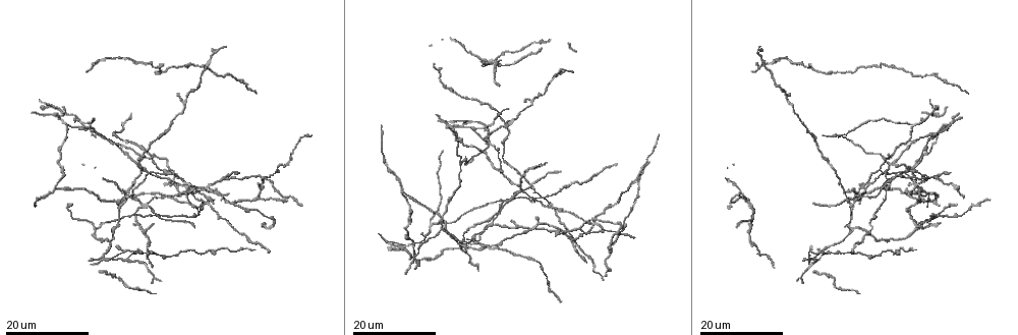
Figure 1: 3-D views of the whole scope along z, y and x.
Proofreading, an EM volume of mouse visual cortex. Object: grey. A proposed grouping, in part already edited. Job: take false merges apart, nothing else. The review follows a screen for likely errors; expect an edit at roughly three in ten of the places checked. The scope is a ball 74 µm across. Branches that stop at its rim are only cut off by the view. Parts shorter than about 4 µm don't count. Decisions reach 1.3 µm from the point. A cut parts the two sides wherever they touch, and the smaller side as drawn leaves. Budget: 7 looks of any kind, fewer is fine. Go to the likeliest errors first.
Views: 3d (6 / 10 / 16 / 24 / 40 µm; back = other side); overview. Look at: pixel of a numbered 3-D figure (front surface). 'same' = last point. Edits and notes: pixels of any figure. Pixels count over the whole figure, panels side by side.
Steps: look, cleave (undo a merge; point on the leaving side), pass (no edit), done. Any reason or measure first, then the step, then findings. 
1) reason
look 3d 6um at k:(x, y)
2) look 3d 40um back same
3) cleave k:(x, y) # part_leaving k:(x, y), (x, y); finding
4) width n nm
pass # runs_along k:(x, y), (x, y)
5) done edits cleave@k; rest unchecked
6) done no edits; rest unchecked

three-way junction
look 3d 24um at 1:(749, 204)

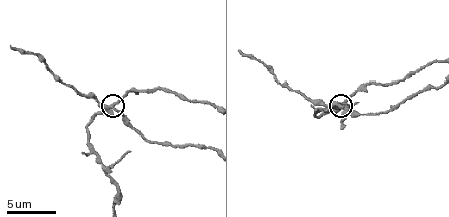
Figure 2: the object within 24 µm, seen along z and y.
zoom in
look 3d 6um at 2:(343, 104)

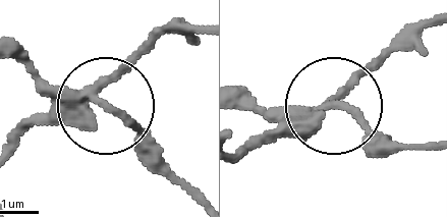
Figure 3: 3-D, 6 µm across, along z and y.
side_arm 16 um; arms 3
cleave 3:(26, 120) # a second neuron is stuck on

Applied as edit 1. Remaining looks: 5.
three arms meet
look 3d 16um at 1:(852, 229)

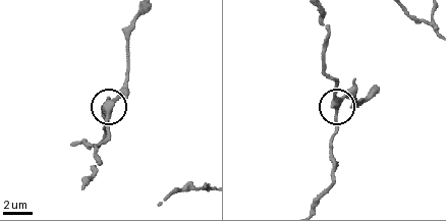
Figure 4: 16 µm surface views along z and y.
look 3d 6um at 4:(110, 108)

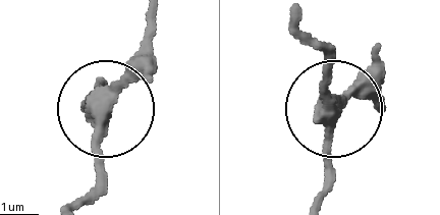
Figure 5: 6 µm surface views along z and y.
arms 3
pass # runs_along 5:(318, 201), (337, 104), (327, 49); one neuron here

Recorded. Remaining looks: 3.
three arms meet
look 3d 24um at 1:(93, 229)

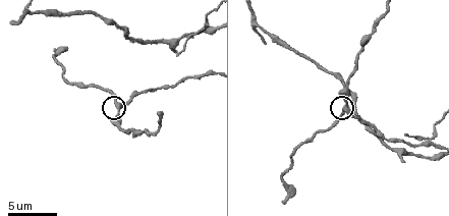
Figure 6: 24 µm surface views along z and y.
look 3d 6um at 6:(118, 101)

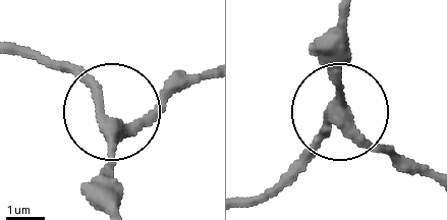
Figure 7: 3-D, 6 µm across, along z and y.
arms 3
pass # all the same neuron

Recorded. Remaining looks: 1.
done edits cleave@3; rest unchecked

